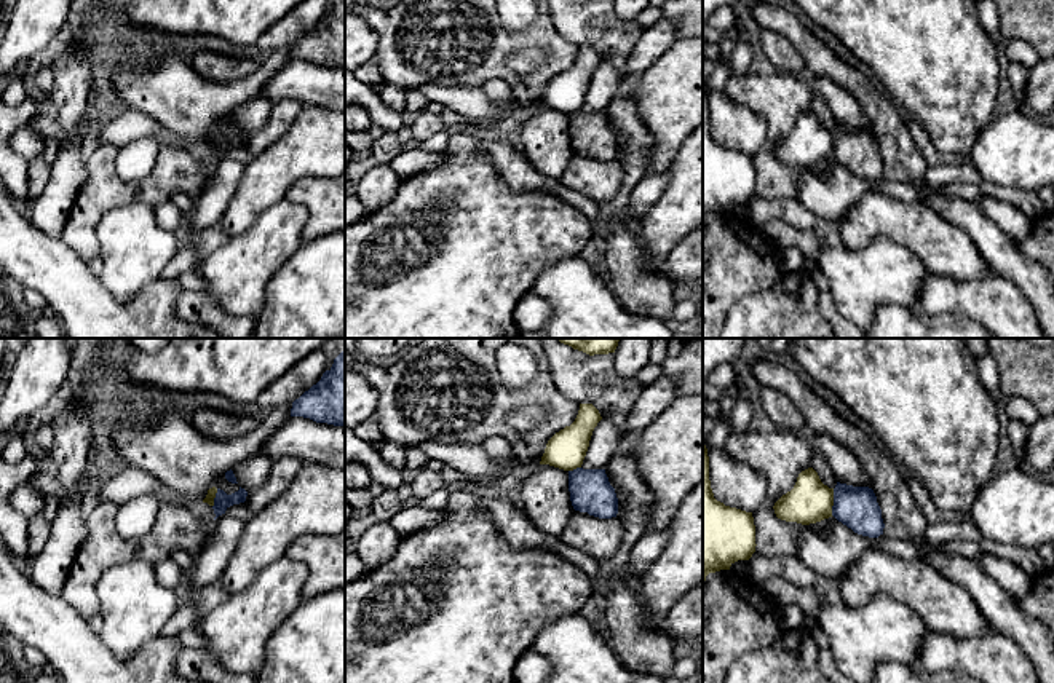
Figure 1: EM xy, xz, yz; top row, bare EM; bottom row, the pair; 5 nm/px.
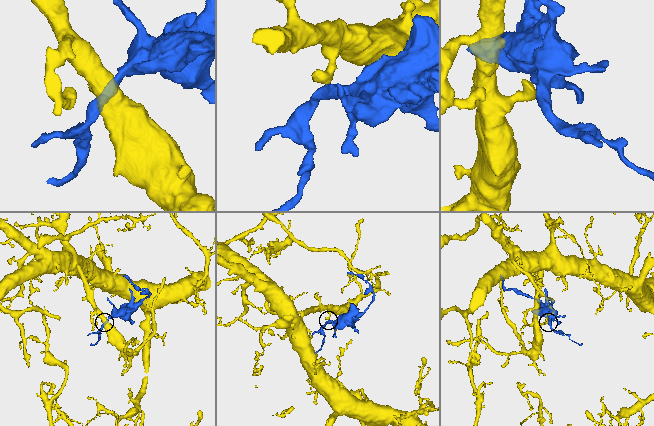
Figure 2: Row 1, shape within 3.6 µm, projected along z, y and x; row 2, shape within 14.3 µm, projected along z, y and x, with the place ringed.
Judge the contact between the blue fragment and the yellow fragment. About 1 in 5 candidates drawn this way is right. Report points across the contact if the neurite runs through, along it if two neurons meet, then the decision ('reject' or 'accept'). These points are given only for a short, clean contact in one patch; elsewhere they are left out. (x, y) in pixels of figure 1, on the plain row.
border along yz (834, 131), (831, 157); reject

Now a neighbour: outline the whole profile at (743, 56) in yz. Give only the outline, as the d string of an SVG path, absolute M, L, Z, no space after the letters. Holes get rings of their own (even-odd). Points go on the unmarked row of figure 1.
M738 40L738 45L731 54L731 77L749 73L754 56L754 45L751 41Z

